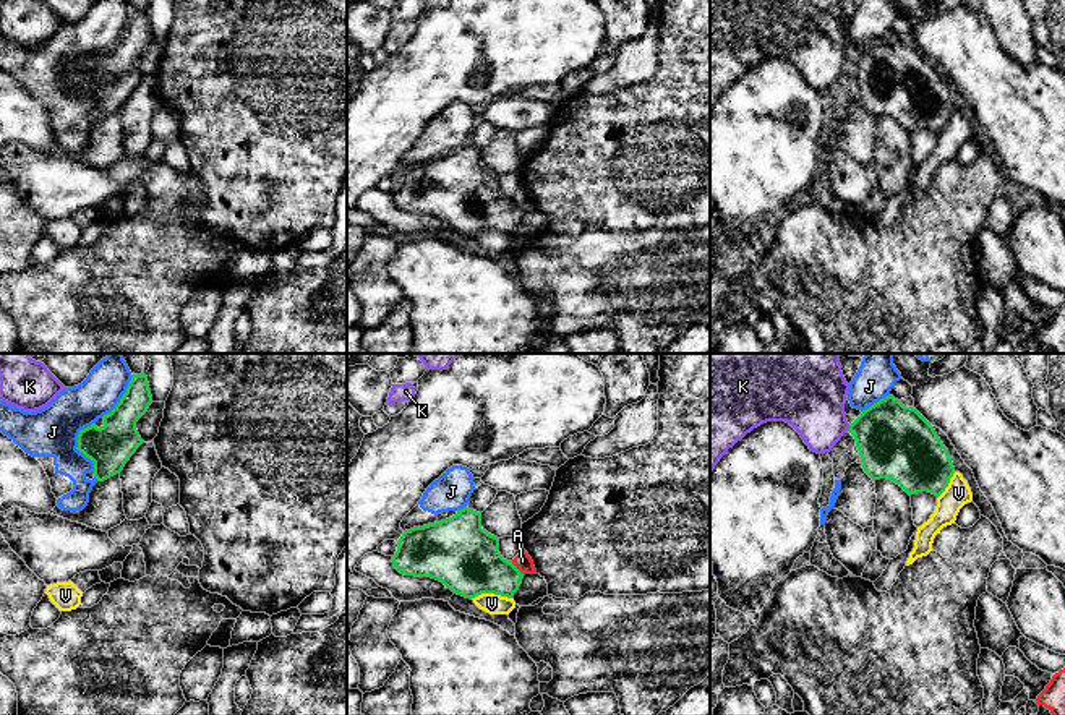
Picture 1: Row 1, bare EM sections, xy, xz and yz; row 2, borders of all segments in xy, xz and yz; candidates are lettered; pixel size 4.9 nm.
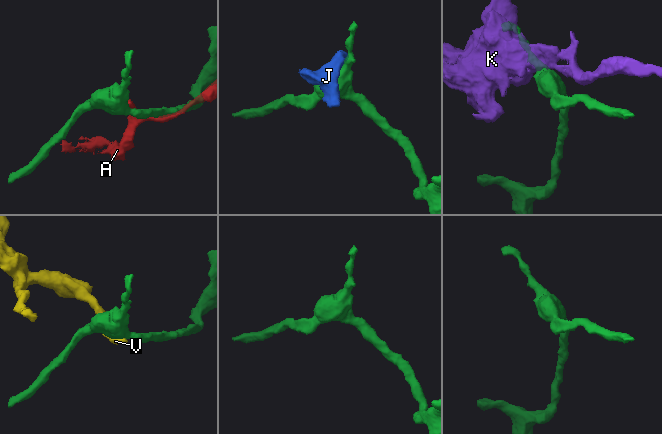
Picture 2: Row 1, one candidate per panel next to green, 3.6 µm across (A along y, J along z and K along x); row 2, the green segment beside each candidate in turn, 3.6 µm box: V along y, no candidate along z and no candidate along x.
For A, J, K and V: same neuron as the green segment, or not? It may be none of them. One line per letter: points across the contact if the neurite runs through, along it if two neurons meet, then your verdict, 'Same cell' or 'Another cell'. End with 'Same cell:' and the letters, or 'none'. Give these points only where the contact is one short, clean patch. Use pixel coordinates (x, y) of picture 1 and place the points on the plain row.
A: Another cell
J: Another cell
K: Another cell
V: Boundary: xz (511, 234), (479, 231), (470, 235). Another cell
Same cell: none

